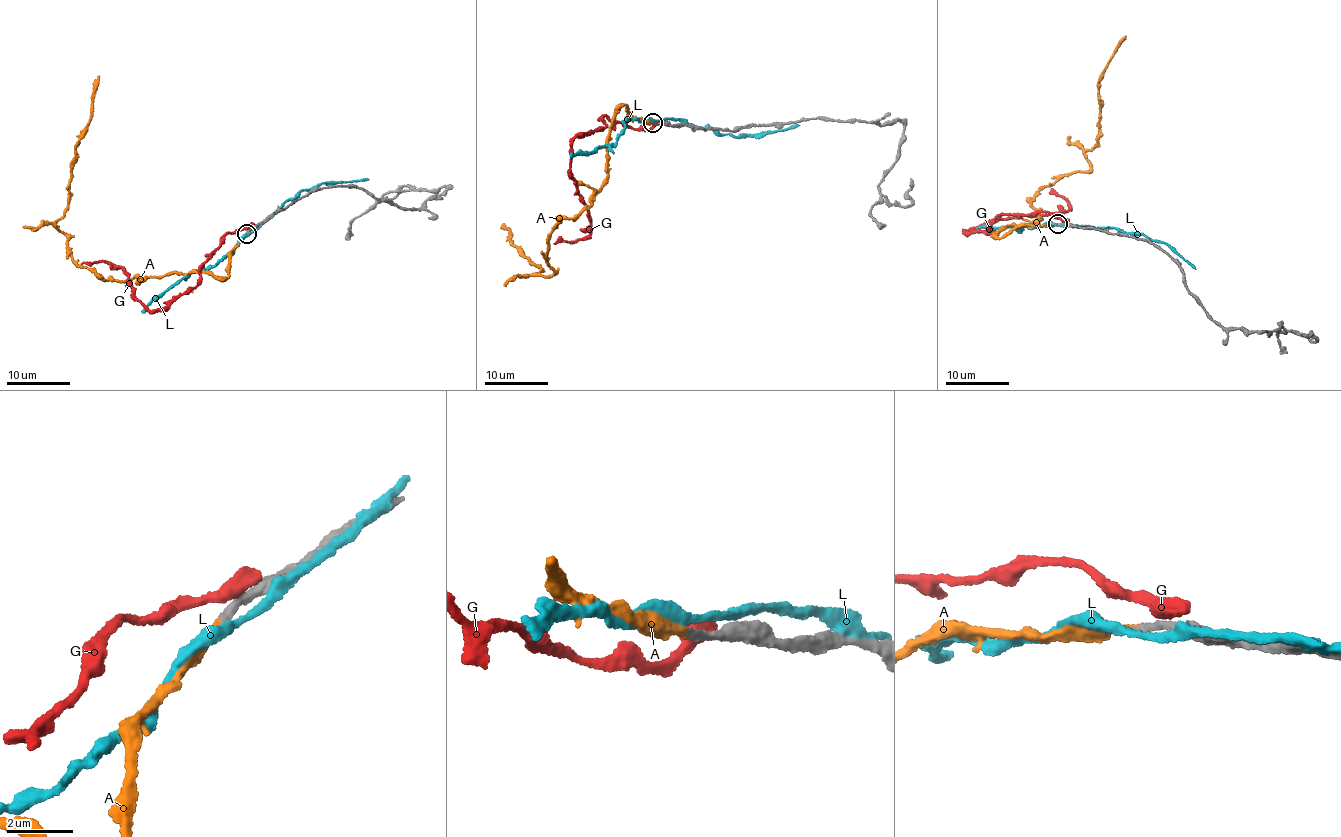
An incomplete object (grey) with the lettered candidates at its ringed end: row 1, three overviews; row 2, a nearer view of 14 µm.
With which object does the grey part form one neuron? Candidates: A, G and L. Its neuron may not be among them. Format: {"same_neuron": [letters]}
{"same_neuron": ["A"]}

